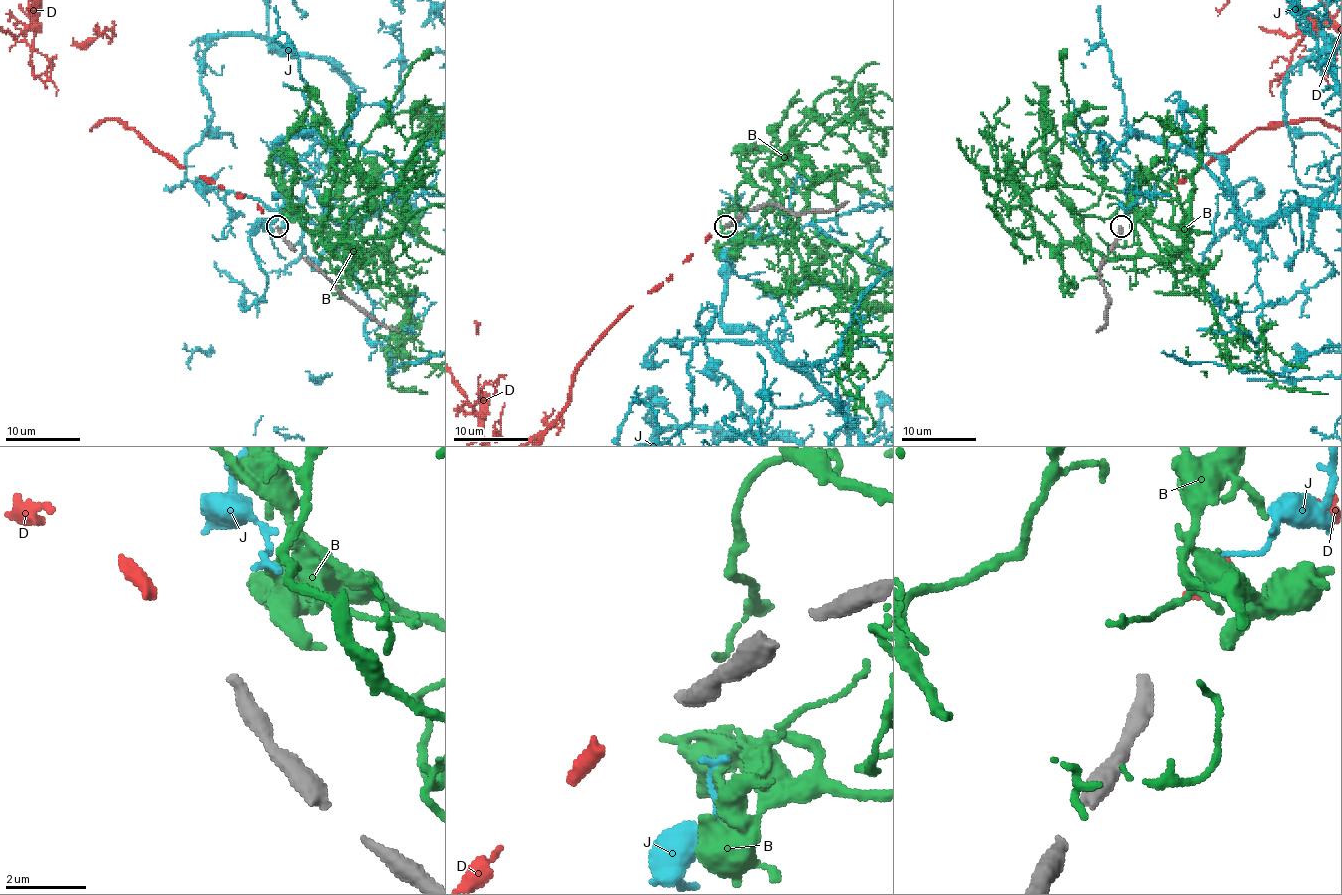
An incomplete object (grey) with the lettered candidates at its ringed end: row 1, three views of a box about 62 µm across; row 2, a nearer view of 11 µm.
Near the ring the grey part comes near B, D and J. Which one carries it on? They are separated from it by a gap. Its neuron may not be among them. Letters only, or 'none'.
D

